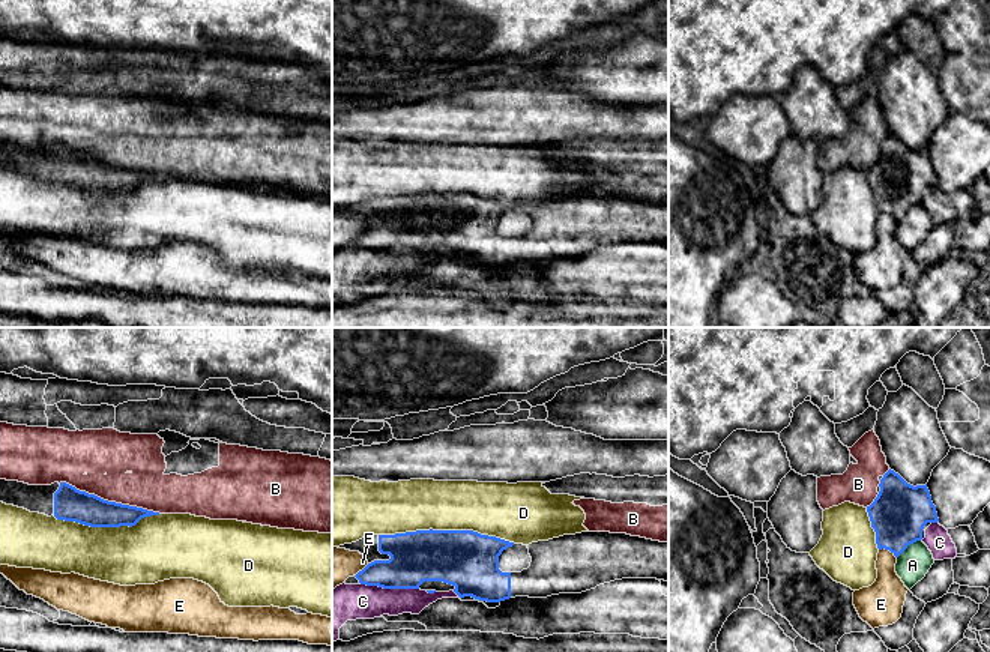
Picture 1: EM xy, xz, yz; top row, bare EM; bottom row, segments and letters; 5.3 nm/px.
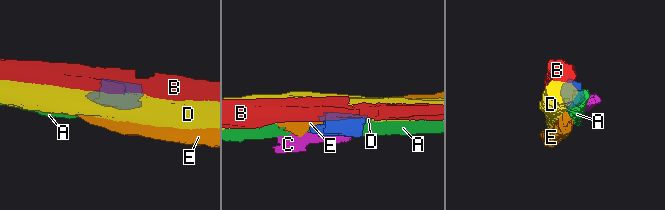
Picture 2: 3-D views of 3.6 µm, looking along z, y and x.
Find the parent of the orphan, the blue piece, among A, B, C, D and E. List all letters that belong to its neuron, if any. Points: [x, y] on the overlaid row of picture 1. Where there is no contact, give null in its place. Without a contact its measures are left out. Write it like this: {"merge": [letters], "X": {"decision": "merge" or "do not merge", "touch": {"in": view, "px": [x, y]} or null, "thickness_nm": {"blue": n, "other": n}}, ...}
{"merge": [], "A": {"decision": "do not merge", "touch": {"in": "yz", "px": [906, 547]}, "thickness_nm": {"blue": 300, "other": 170}}, "B": {"decision": "do not merge", "touch": {"in": "xy", "px": [110, 502]}, "thickness_nm": {"blue": 180, "other": 220}}, "C": {"decision": "do not merge", "touch": {"in": "xz", "px": [389, 588]}, "thickness_nm": {"blue": 280, "other": 190}}, "D": {"decision": "do not merge", "touch": {"in": "xz", "px": [446, 531]}, "thickness_nm": {"blue": 320, "other": 280}}, "E": {"decision": "do not merge", "touch": {"in": "yz", "px": [888, 549]}, "thickness_nm": {"blue": 300, "other": 200}}}

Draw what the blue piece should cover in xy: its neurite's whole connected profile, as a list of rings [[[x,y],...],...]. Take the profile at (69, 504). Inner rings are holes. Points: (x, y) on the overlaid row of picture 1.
[[[0,479],[0,502],[90,527],[132,527],[144,517],[159,515],[143,508],[104,500],[66,482],[29,485]]]

